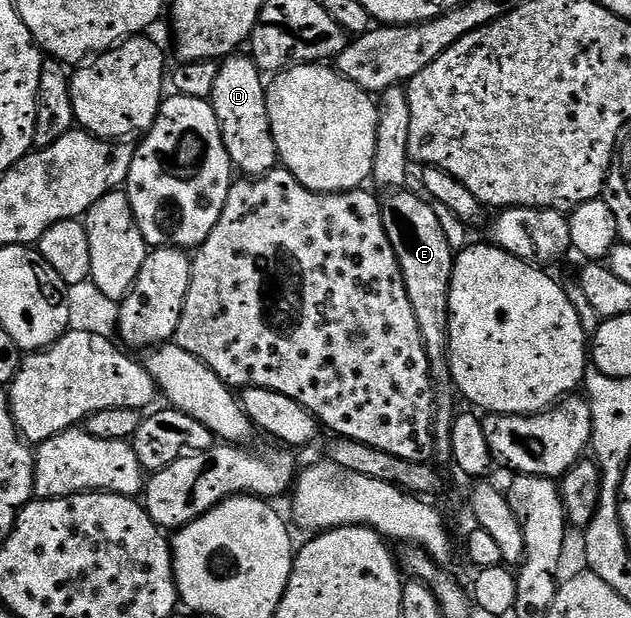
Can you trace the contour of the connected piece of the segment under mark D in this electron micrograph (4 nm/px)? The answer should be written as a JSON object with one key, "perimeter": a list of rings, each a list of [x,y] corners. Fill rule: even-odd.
{"perimeter":[[[231,56],[218,67],[216,84],[209,96],[209,103],[216,112],[220,124],[220,136],[230,157],[230,165],[235,171],[243,170],[243,175],[251,179],[262,177],[279,165],[278,149],[272,136],[266,107],[266,88],[263,71],[258,69],[249,56]]]}

